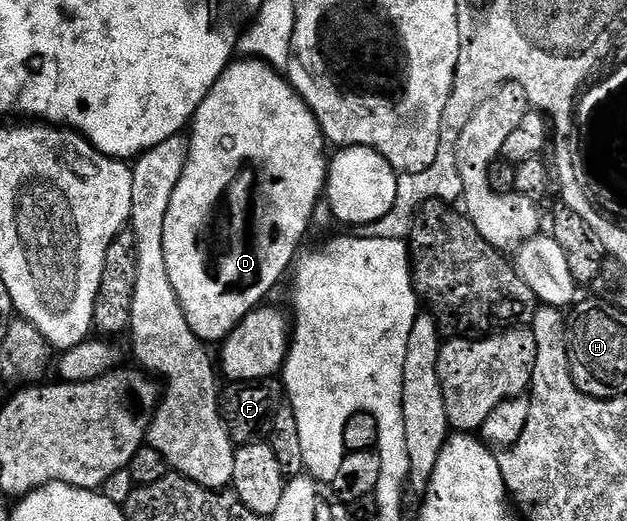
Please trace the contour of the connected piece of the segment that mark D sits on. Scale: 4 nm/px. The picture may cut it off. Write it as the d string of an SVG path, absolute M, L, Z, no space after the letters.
M232 60L217 79L217 83L213 83L211 94L199 104L199 109L189 126L189 152L185 171L173 191L173 199L169 199L169 215L165 215L165 268L169 270L169 283L173 283L173 291L177 291L177 299L185 311L185 319L200 341L222 342L223 338L229 336L254 309L260 308L266 302L263 300L274 291L275 284L286 273L288 276L300 252L299 244L302 243L303 236L311 225L311 216L314 215L315 208L321 205L321 198L327 187L329 157L328 154L323 154L326 149L329 149L328 142L303 96L291 86L290 80L280 70L274 69L264 61Z

